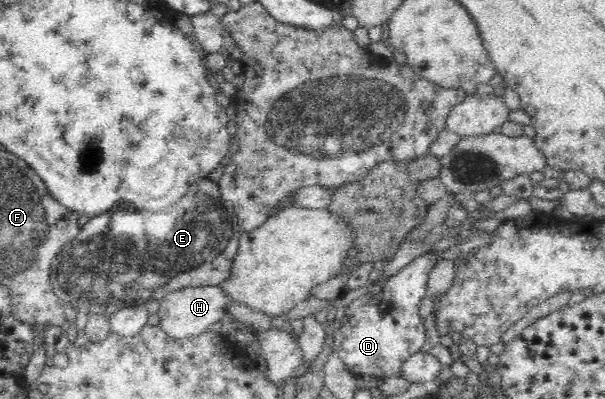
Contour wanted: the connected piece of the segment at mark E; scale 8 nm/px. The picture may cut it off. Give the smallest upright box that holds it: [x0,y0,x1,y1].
[50,178,242,319]

